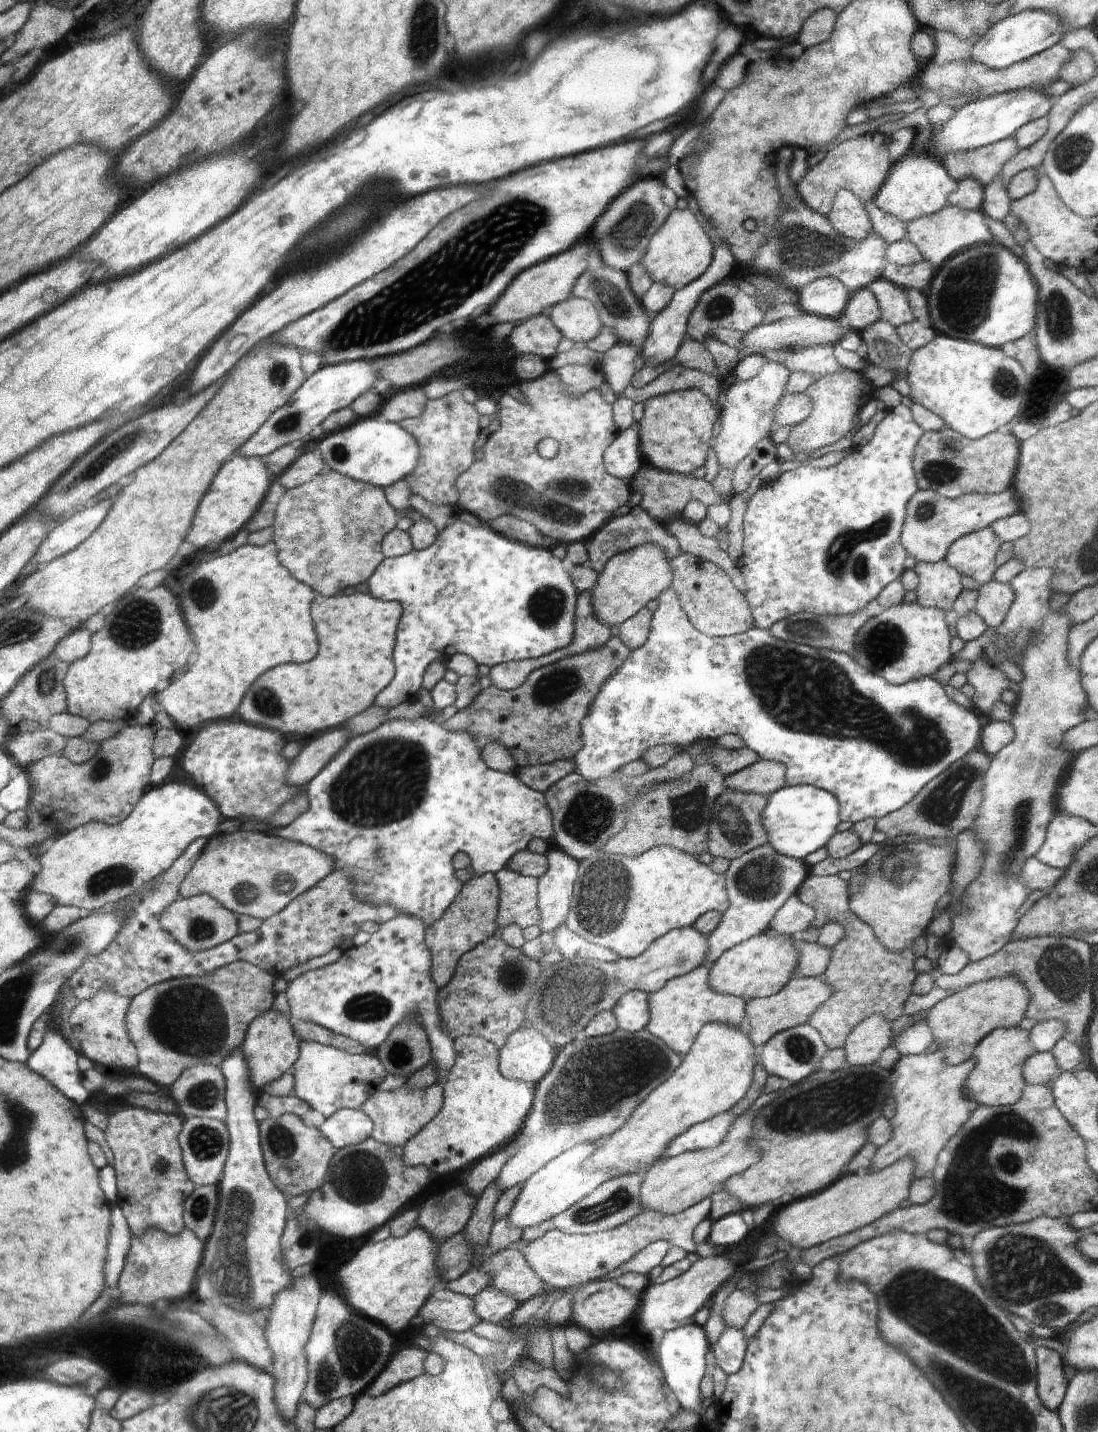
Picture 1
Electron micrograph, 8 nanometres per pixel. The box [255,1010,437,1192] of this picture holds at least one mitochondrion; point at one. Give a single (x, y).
(282, 1142)

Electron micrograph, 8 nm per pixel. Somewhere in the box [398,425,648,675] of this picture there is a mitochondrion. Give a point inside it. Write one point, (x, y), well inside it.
(562, 501)

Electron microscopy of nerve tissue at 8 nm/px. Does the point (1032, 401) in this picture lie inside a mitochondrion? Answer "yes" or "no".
yes

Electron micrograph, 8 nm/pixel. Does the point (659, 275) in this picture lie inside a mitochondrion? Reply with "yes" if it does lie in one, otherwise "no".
no

